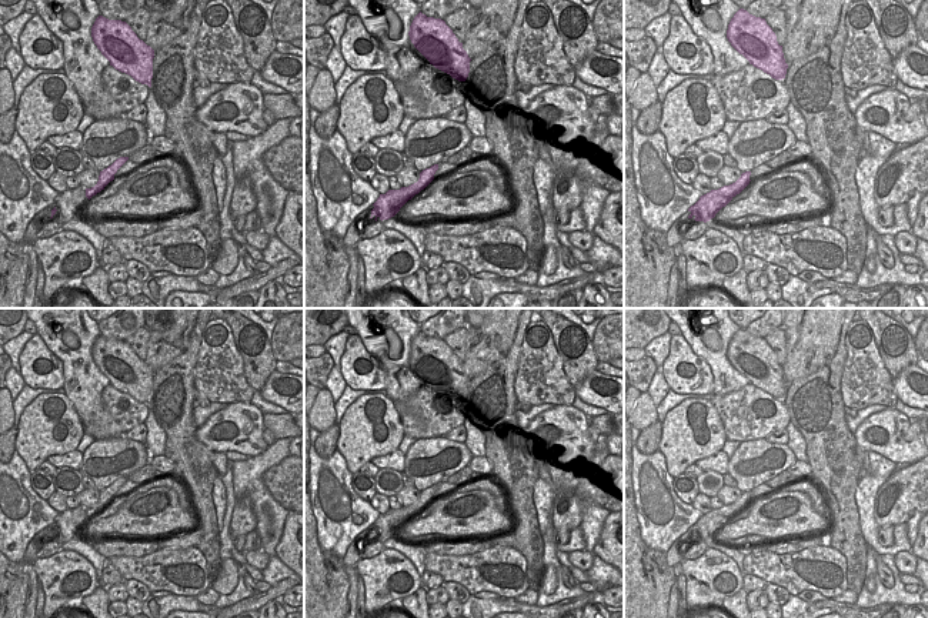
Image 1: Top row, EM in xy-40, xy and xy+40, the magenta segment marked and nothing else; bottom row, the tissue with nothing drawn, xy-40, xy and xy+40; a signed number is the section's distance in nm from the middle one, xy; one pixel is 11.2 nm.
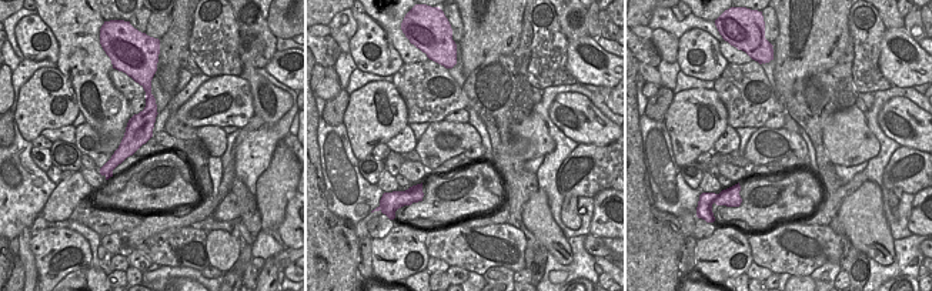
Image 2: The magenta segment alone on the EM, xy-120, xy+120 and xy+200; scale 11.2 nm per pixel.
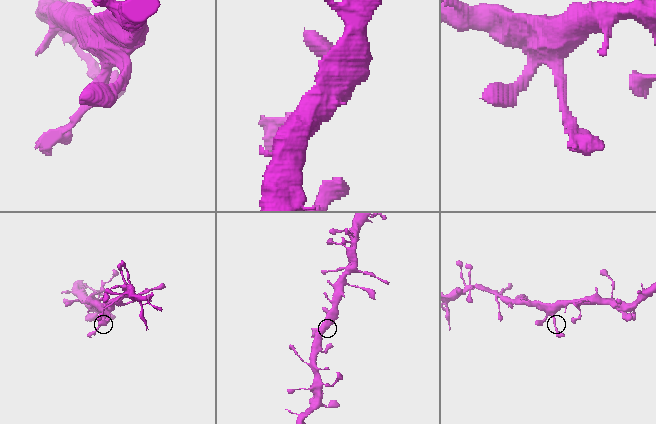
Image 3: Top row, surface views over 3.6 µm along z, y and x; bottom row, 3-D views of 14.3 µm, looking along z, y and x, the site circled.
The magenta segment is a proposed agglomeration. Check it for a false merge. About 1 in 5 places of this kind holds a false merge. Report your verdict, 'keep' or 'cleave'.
keep

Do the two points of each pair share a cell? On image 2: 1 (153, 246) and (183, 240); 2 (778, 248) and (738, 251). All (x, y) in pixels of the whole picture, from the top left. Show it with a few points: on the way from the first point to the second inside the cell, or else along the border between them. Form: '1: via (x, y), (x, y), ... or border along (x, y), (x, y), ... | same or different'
1: via (160, 246), (176, 246) | same
2: border along (747, 233), (750, 254), (754, 261) | different

